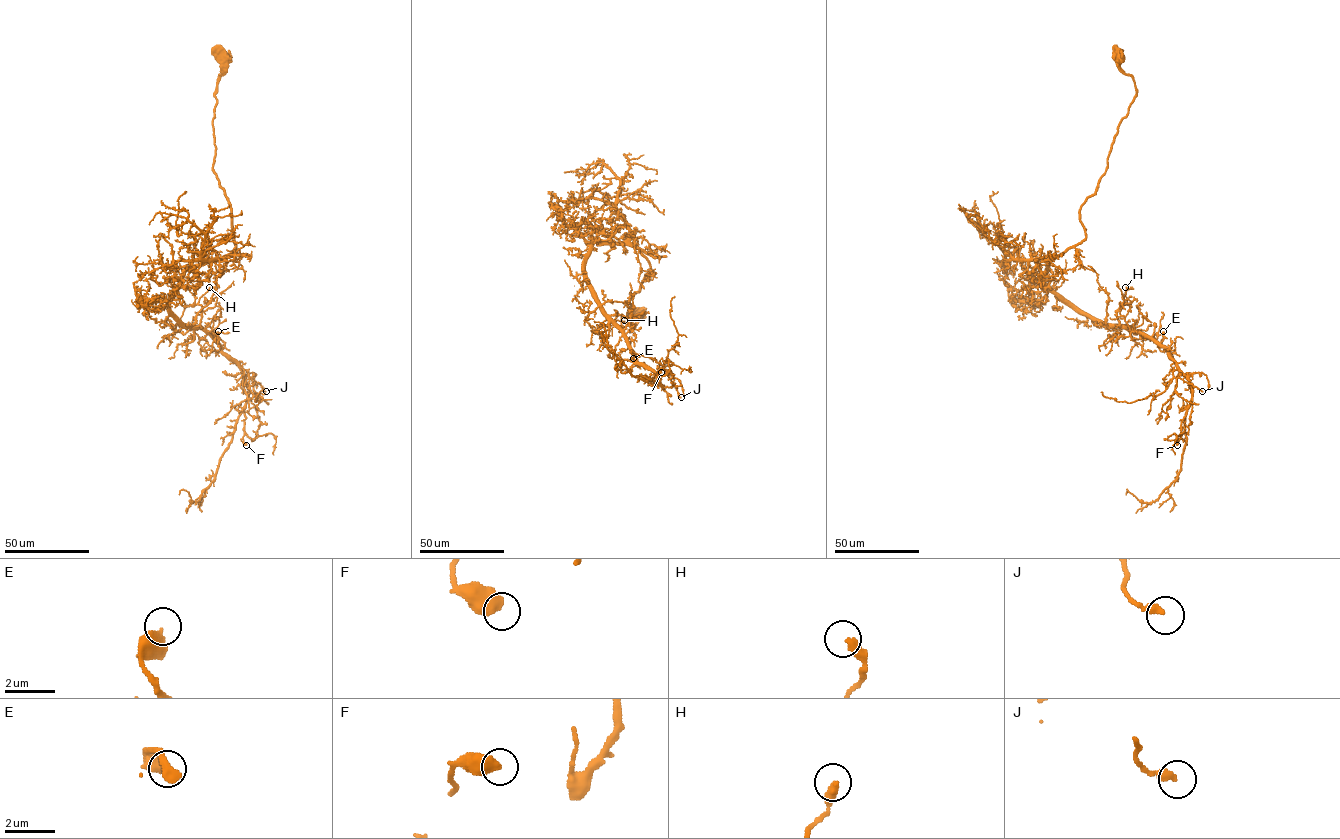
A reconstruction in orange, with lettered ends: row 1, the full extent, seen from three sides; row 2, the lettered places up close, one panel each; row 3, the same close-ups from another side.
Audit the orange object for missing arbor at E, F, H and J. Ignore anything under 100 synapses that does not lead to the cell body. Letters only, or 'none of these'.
none of these

